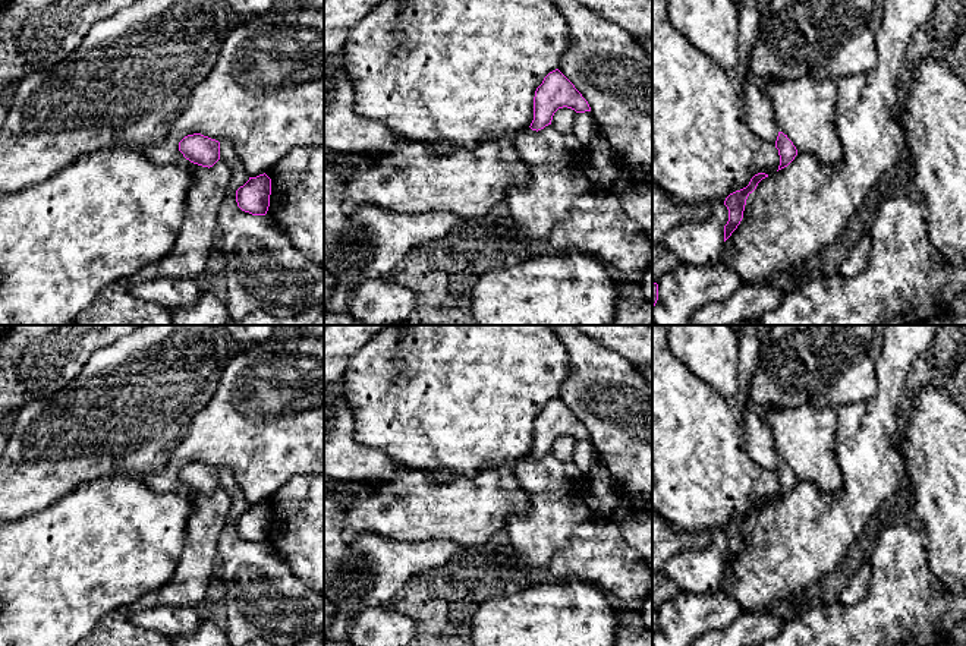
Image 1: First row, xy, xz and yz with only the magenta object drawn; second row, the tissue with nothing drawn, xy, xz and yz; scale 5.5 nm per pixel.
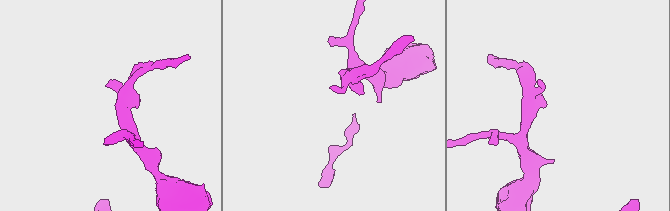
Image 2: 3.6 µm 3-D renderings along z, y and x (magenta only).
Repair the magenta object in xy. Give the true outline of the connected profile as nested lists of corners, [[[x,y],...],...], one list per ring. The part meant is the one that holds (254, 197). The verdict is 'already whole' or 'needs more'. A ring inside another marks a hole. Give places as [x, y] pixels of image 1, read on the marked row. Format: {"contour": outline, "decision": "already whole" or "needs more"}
{"contour": [[[264,173],[236,190],[237,207],[252,215],[265,215],[270,207],[271,179]]], "decision": "already whole"}

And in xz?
{"contour": [[[558,70],[550,72],[537,88],[534,97],[532,130],[541,130],[551,125],[553,116],[558,108],[572,108],[576,113],[591,111],[588,101],[575,85]]], "decision": "already whole"}

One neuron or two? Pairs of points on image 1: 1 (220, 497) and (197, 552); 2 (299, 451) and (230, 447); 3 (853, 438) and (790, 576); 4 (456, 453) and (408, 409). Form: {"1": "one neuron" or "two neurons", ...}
{"1": "one neuron", "2": "one neuron", "3": "one neuron", "4": "one neuron"}

